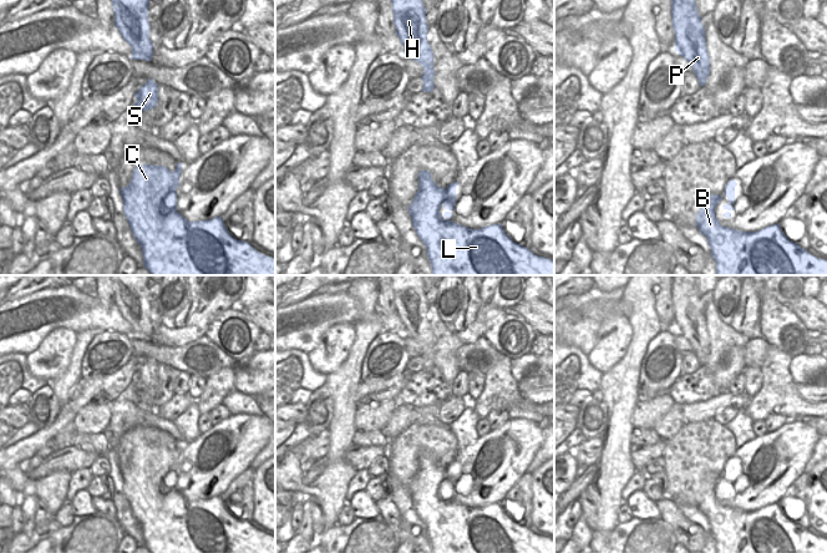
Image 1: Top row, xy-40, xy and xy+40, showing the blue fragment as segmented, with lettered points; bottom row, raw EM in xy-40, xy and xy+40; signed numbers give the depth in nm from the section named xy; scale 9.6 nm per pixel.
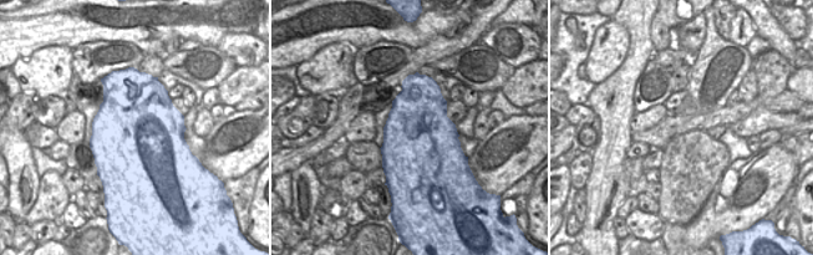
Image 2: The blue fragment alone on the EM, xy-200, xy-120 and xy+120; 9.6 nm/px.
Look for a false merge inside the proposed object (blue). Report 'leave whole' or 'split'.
leave whole

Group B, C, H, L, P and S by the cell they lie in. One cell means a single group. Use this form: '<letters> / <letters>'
B C H L P S

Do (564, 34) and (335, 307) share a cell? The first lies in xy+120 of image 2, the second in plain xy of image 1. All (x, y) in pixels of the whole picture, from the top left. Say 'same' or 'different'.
different

